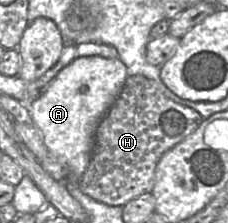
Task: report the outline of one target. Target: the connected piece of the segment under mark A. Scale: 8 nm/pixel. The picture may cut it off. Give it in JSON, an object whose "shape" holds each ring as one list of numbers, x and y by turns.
{"shape":[[80,57,64,67,29,106,31,119,46,147,65,161,69,169,69,184,78,184,86,171,96,128,116,100,127,77,126,67,119,58]]}

